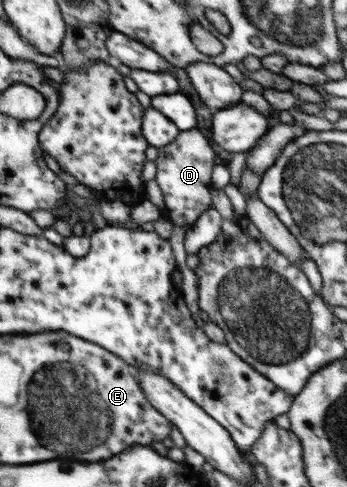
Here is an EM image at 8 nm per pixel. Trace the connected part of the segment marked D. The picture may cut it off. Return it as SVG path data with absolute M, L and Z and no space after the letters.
M197 129L180 131L179 135L167 145L159 148L156 159L157 172L155 181L163 193L165 207L161 212L161 226L179 225L185 228L192 227L203 211L212 205L212 169L215 165L215 151L211 141Z

